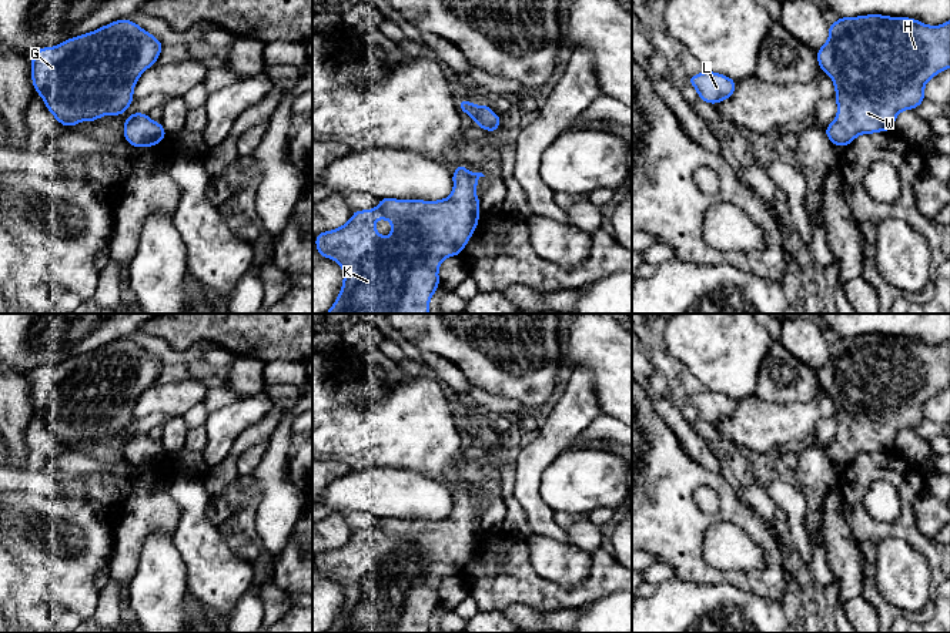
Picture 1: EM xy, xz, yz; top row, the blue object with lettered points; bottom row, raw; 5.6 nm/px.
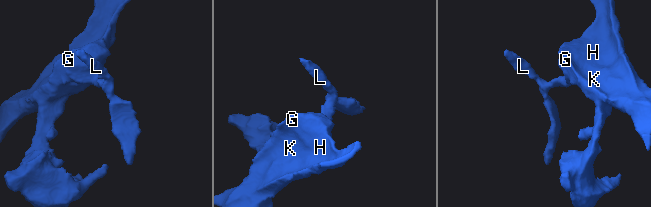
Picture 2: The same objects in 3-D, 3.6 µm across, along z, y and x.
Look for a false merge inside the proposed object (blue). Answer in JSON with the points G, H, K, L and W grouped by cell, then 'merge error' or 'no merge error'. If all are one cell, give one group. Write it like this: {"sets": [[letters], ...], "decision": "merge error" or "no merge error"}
{"sets": [["G", "H", "K", "L", "W"]], "decision": "no merge error"}

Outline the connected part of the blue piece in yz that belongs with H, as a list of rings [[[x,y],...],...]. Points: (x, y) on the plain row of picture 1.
[[[882,334],[840,336],[829,344],[829,359],[816,374],[836,408],[837,433],[824,452],[834,466],[847,466],[857,455],[894,449],[900,431],[914,429],[926,419],[924,403],[950,388],[950,339],[927,345]]]

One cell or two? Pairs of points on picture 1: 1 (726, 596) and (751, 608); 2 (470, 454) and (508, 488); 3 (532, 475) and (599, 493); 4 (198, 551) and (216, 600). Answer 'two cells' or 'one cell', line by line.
1: one cell
2: one cell
3: two cells
4: one cell

